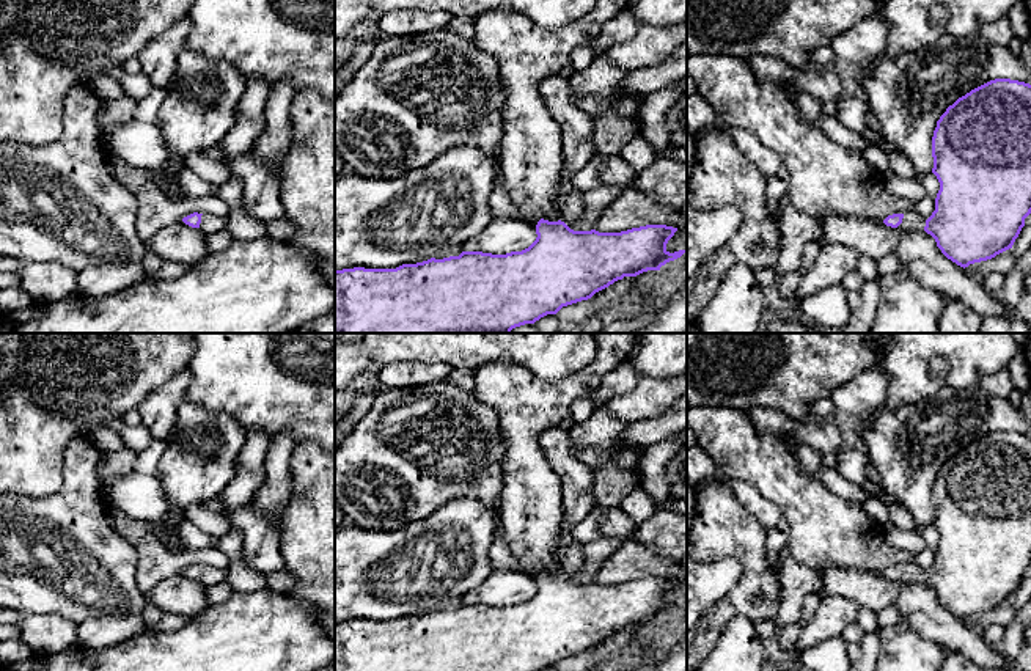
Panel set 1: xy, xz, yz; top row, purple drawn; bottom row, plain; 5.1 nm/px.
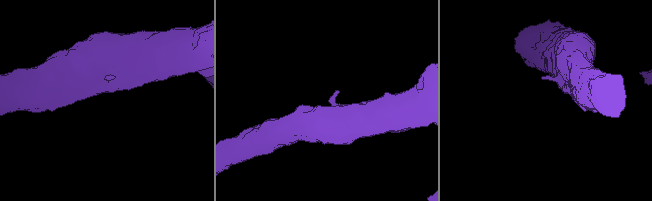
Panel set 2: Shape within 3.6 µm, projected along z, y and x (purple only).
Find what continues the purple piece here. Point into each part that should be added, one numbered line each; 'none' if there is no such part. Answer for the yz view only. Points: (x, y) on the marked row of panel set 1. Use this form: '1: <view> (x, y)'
1: yz (912, 222)

